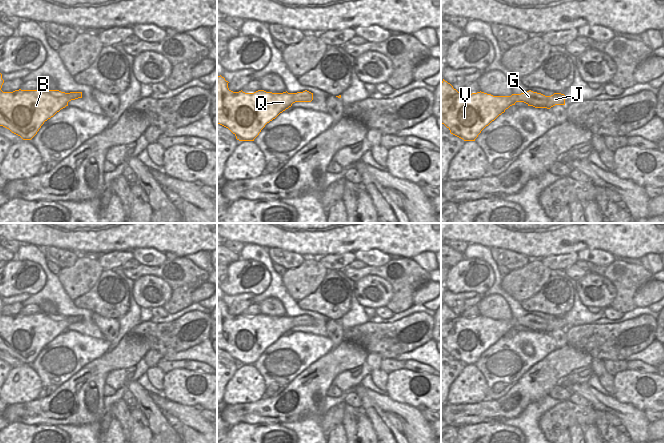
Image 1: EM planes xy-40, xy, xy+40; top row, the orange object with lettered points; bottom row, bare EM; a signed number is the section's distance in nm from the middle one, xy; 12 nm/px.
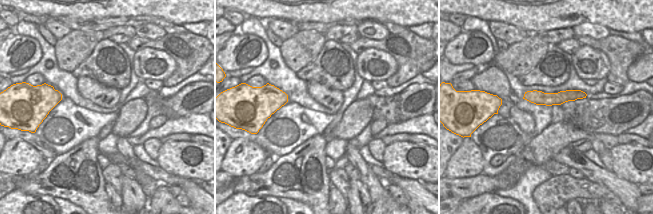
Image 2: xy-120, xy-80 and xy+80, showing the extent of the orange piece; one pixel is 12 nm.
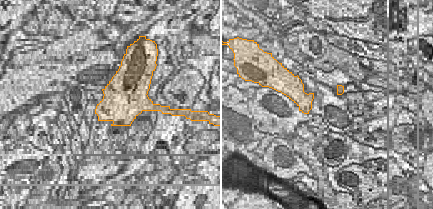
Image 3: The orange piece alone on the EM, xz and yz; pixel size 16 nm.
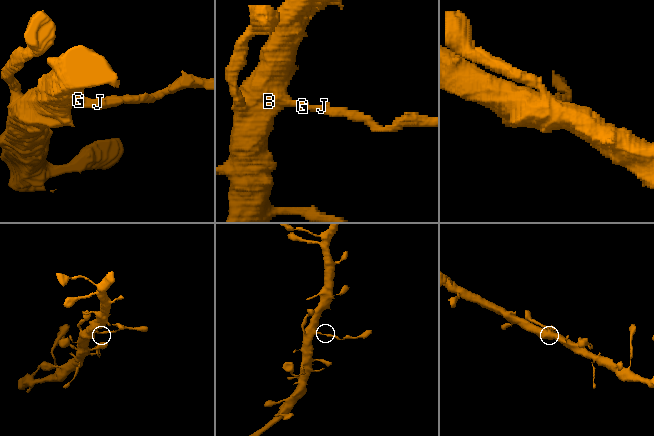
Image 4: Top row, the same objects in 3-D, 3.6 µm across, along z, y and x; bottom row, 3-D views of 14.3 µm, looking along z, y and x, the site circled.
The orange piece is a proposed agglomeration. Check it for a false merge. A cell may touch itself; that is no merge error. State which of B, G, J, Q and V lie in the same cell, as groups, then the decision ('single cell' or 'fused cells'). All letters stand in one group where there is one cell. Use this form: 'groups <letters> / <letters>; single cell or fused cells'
groups B Q V / G J; fused cells

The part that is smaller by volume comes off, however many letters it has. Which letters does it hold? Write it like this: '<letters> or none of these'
G, J

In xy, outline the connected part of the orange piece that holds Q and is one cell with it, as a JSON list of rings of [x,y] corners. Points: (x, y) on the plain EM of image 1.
[[[217,300],[217,347],[228,352],[239,365],[254,365],[267,347],[293,328],[287,315],[233,316],[228,307]]]

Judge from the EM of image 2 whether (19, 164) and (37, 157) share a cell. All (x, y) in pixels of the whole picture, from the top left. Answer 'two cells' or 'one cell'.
one cell

